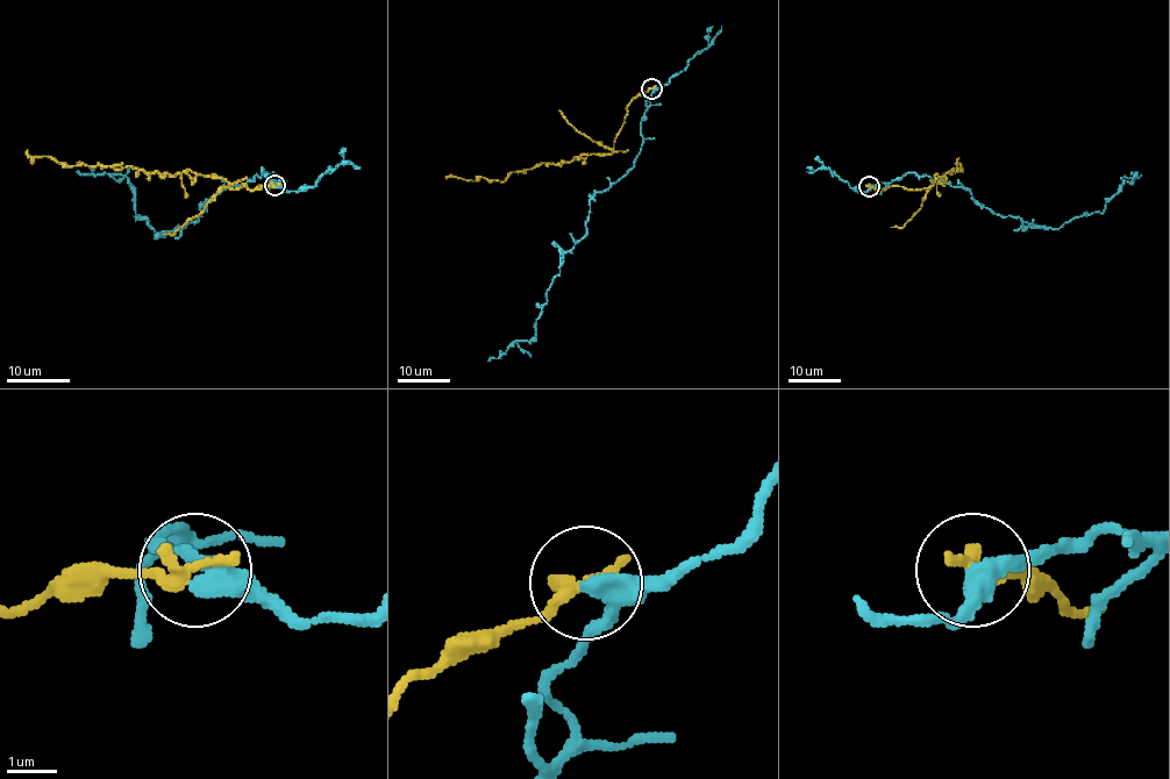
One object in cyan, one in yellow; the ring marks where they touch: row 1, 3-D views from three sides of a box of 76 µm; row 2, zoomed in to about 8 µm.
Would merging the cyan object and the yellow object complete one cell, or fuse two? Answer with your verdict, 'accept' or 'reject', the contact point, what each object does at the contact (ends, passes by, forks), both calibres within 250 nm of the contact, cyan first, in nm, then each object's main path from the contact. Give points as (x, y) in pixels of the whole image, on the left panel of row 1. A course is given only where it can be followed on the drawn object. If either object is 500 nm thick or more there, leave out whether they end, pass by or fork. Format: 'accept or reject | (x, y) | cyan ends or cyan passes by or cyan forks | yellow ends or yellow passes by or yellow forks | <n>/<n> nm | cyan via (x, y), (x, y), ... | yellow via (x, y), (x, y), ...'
reject | (275, 185) | cyan passes by | yellow ends | 340/360 nm | cyan via (276, 186), (261, 169), (259, 177), (211, 198), (195, 221), (157, 235), (135, 216), (127, 178), (77, 172) | yellow via (276, 185), (233, 190), (222, 178), (190, 170), (177, 174), (130, 165), (65, 165), (27, 150)

